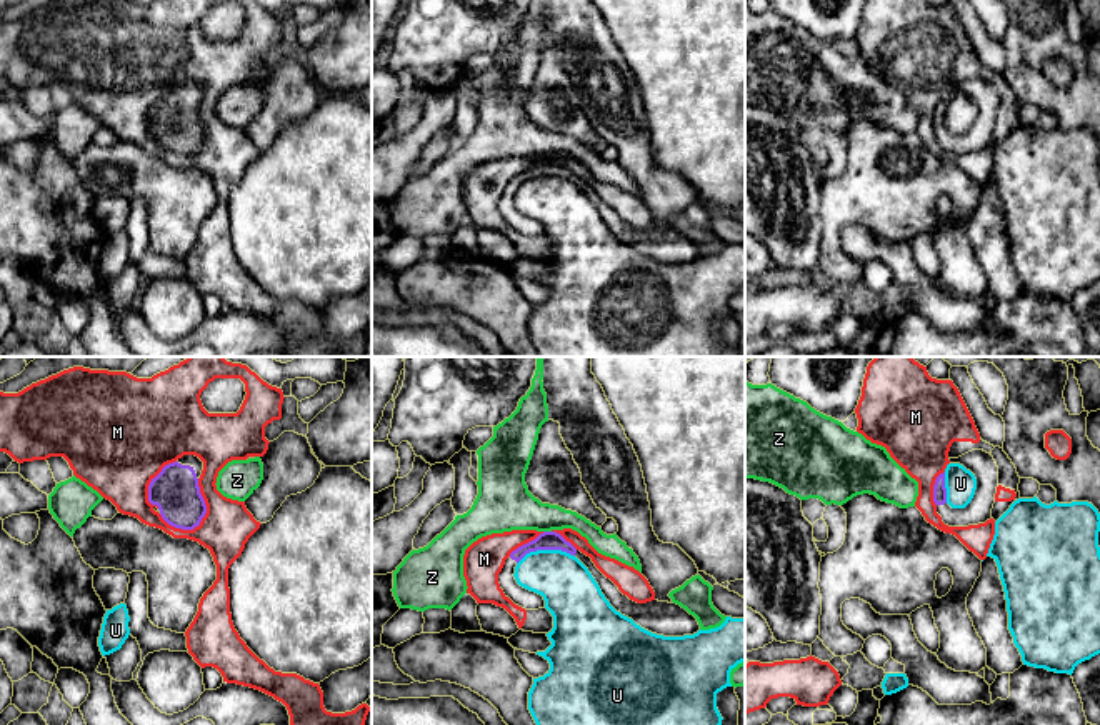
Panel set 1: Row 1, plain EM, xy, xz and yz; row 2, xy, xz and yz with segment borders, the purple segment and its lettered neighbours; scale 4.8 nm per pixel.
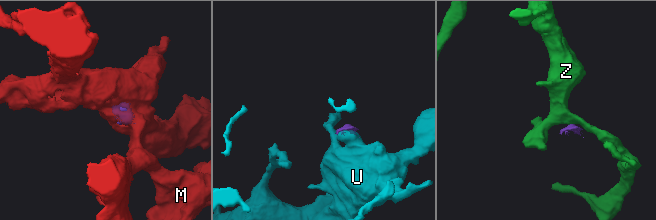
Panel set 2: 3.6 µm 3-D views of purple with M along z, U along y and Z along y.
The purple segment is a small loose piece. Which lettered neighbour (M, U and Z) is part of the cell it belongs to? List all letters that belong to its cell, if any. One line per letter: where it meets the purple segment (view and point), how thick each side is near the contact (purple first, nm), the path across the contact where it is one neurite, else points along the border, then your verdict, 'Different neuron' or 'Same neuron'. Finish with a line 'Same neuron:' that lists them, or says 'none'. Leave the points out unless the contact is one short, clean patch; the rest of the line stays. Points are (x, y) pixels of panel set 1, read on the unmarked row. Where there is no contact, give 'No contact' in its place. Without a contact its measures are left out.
M: Touches purple at xy (204, 142). Thickness 220 nm (purple) against 240 nm. Different neuron
U: Touches purple at xz (545, 175). Thickness 100 nm (purple) against 260 nm. Boundary: xz (574, 182), (564, 177), (530, 177), (517, 190). Different neuron
Z: Touches purple at xz (547, 159). Thickness 100 nm (purple) against 260 nm. Different neuron
Same neuron: none

